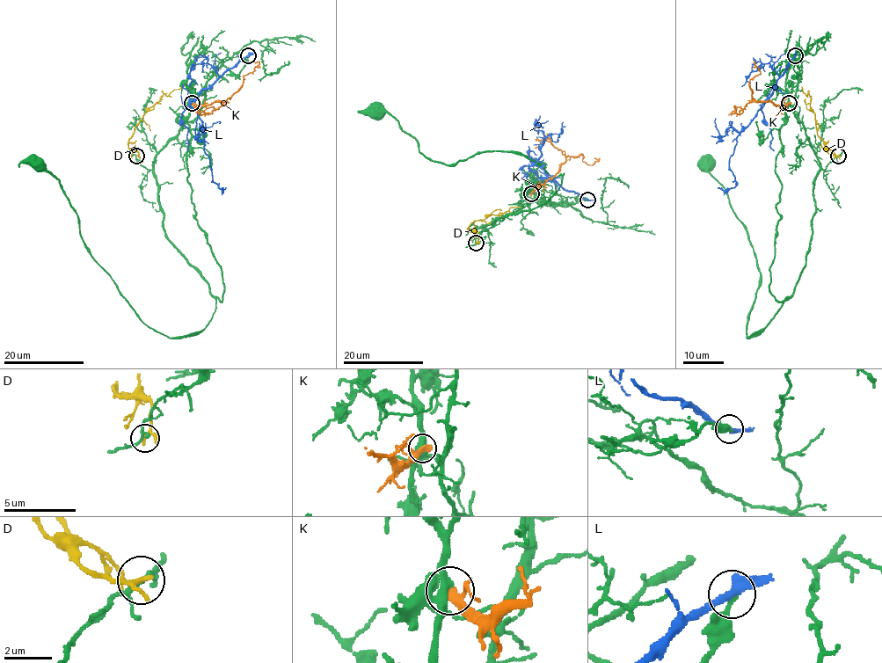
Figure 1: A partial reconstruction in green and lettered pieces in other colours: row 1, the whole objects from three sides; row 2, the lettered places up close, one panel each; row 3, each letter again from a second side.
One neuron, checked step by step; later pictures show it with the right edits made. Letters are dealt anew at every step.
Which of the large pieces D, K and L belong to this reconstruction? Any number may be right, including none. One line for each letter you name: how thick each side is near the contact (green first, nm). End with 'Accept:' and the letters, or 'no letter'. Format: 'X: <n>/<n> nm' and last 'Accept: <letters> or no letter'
Accept: no letter

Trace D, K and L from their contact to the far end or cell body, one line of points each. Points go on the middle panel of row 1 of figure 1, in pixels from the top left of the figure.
D: (476, 243), (477, 234), (468, 230), (475, 221), (484, 220), (492, 214), (500, 215), (512, 207), (520, 207)
K: (531, 193), (554, 175), (566, 157), (582, 154), (582, 160), (592, 165), (599, 159), (594, 158)
L: (587, 200), (541, 178), (530, 167), (541, 156), (543, 139), (550, 134), (555, 142), (563, 122)

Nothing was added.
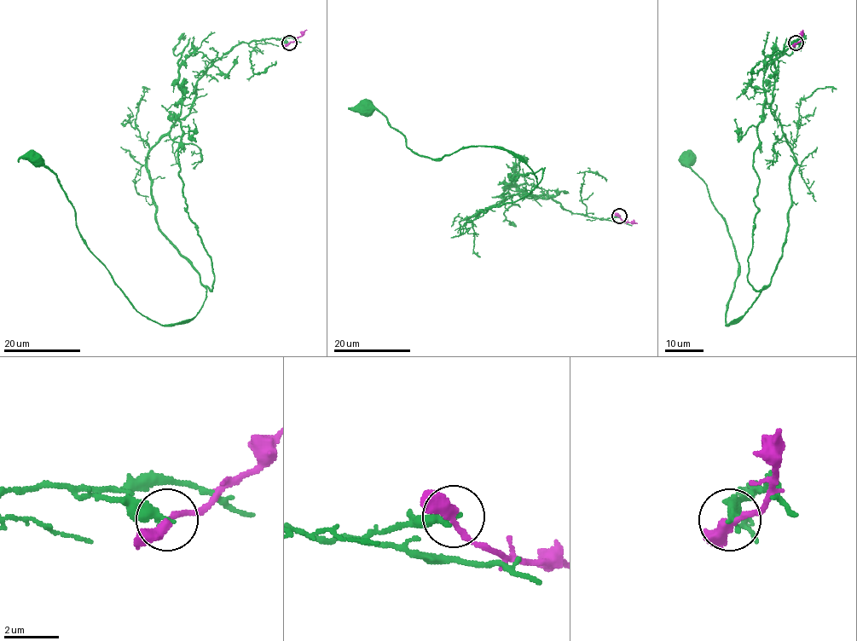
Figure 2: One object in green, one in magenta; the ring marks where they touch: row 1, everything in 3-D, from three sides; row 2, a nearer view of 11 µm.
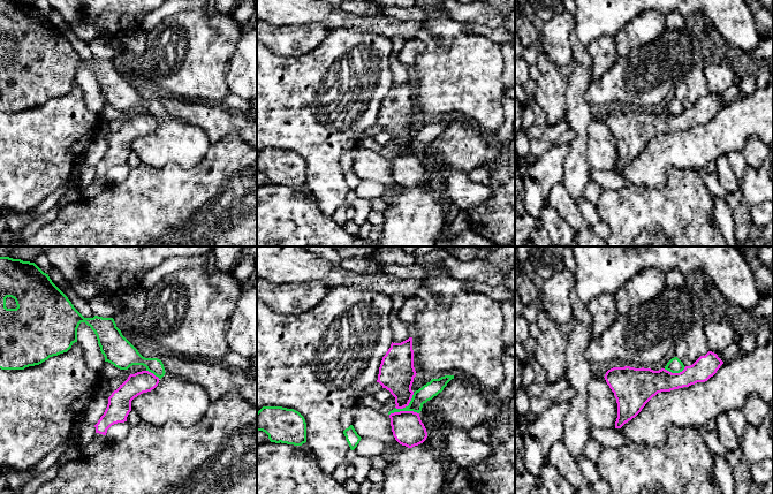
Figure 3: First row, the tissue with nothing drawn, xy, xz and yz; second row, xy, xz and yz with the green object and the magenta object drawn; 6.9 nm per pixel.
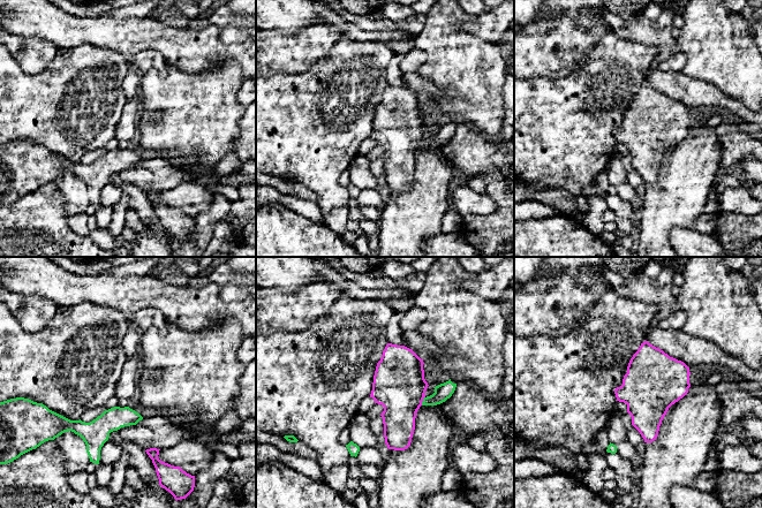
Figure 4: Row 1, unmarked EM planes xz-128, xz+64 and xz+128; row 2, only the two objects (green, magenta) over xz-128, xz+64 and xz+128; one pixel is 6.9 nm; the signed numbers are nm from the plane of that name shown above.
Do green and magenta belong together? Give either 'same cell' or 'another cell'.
another cell

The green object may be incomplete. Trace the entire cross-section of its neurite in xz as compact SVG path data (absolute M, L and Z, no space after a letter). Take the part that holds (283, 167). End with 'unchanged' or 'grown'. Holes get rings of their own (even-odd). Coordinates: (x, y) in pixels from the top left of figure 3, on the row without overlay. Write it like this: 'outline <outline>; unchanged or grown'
outline M263 149L257 154L257 173L268 177L271 184L302 188L306 184L306 165L294 151Z; unchanged

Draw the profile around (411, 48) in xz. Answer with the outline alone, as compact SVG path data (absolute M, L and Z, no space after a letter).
M417 37L408 39L399 52L399 59L402 63L412 67L417 56L425 50L425 47L425 43Z

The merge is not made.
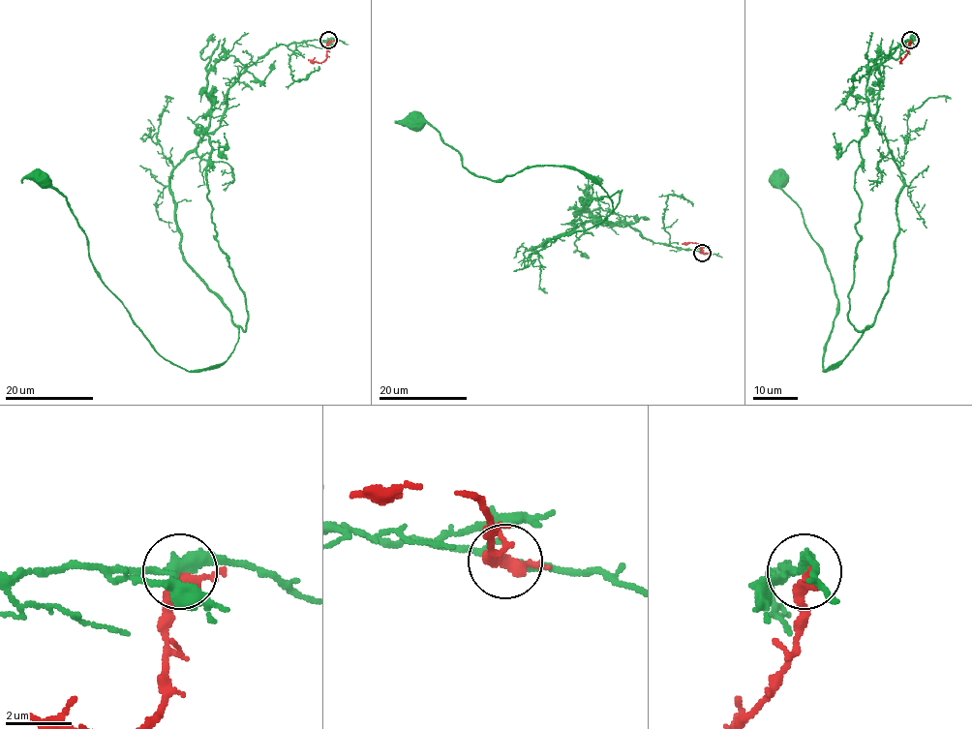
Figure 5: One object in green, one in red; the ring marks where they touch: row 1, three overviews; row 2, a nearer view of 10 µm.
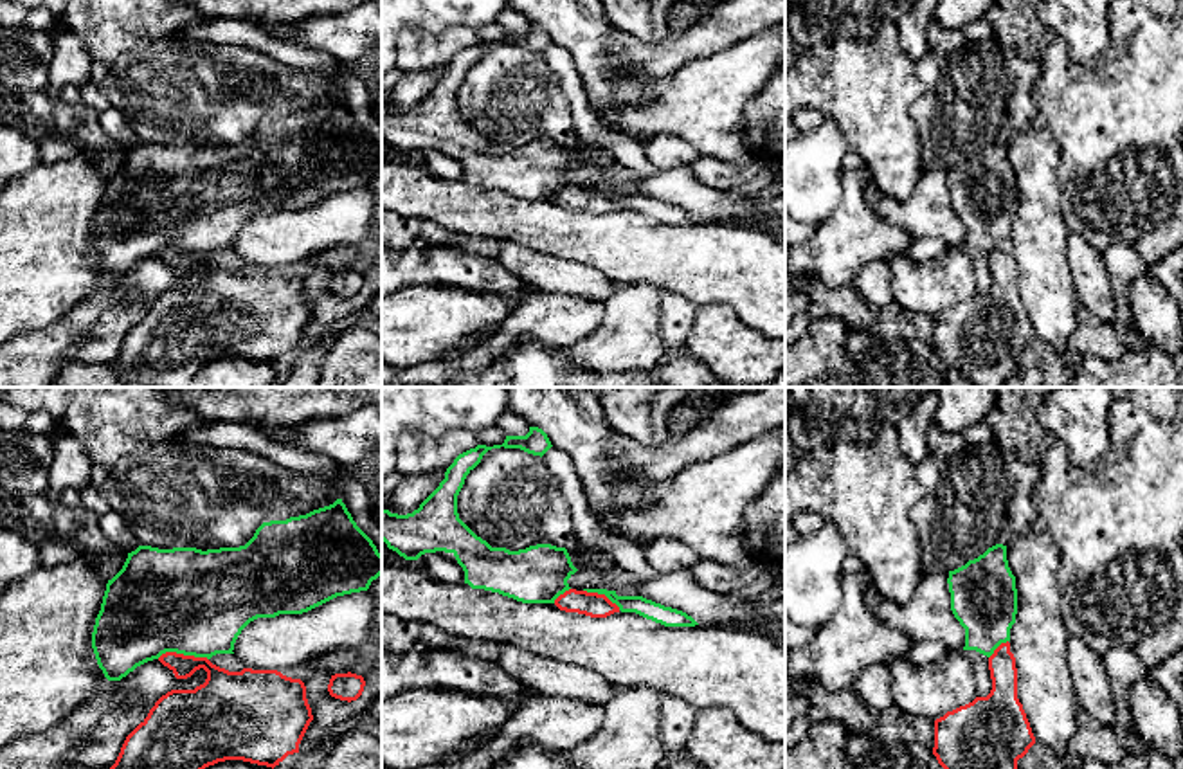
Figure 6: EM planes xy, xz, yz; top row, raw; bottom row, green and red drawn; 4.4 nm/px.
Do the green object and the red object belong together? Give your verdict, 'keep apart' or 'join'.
keep apart

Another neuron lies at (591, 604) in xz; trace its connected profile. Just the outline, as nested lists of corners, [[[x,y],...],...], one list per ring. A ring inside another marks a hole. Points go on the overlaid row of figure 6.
[[[569,589],[555,600],[555,605],[565,612],[578,612],[591,618],[607,618],[619,612],[605,594]]]

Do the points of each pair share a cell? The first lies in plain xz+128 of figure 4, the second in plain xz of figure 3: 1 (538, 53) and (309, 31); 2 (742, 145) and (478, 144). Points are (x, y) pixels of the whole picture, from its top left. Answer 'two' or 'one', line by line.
1: one
2: one

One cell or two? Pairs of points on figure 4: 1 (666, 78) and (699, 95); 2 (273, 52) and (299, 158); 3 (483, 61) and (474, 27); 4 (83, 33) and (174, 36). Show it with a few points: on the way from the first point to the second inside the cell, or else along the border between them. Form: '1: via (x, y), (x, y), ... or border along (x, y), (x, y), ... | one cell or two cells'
1: via (674, 84), (686, 93), (691, 93) | one cell
2: border along (306, 70), (299, 74), (268, 73) | two cells
3: border along (459, 24), (464, 30), (498, 44) | two cells
4: via (106, 33), (151, 35) | one cell

